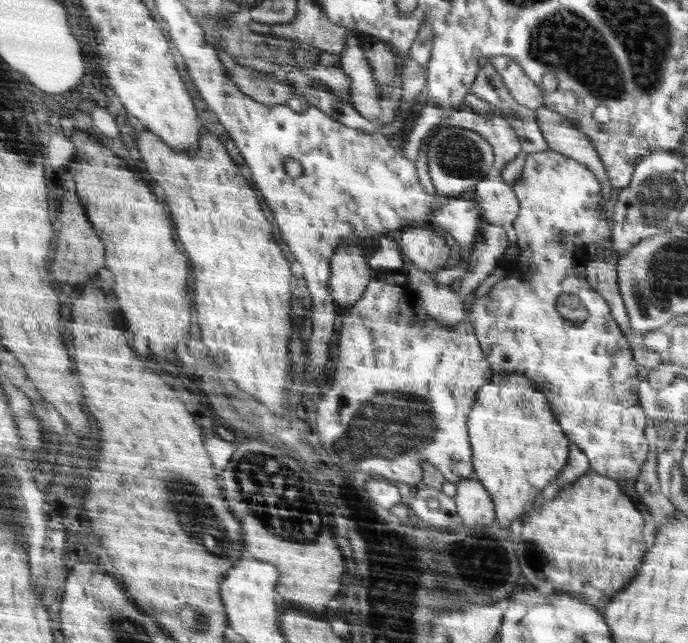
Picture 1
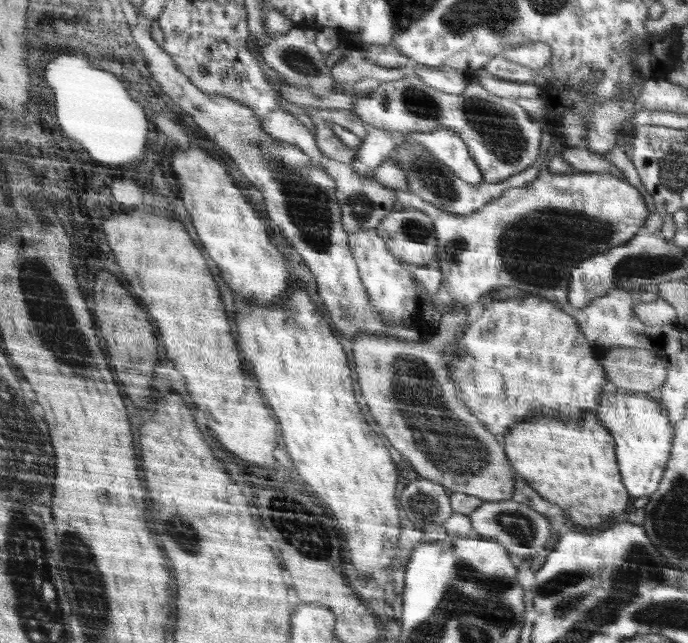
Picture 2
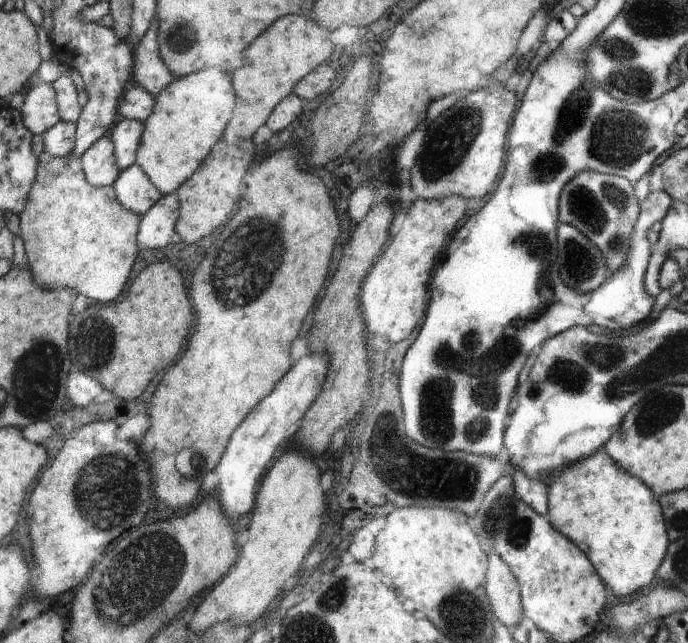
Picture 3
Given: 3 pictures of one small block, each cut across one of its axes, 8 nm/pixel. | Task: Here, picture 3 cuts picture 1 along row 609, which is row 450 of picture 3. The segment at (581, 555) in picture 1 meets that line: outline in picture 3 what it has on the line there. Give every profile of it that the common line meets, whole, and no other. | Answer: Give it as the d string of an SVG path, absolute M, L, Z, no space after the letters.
M606 449L588 456L578 464L570 464L547 485L548 521L565 534L590 560L598 564L602 580L610 584L618 600L648 586L656 568L662 564L669 548L662 510L650 488L626 472Z

